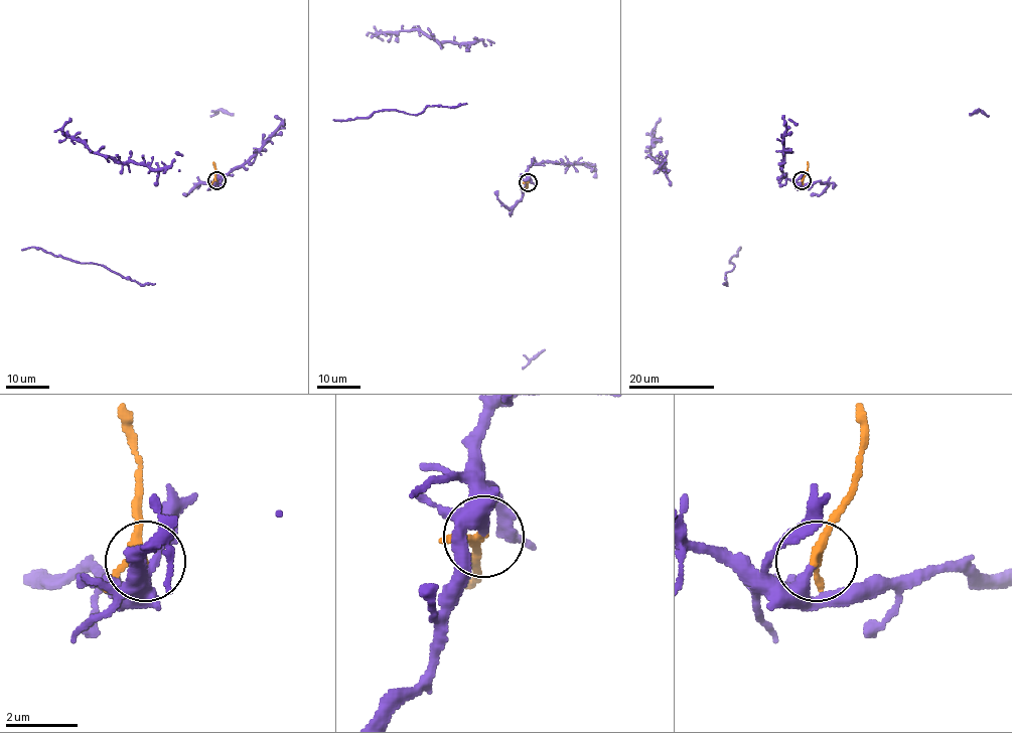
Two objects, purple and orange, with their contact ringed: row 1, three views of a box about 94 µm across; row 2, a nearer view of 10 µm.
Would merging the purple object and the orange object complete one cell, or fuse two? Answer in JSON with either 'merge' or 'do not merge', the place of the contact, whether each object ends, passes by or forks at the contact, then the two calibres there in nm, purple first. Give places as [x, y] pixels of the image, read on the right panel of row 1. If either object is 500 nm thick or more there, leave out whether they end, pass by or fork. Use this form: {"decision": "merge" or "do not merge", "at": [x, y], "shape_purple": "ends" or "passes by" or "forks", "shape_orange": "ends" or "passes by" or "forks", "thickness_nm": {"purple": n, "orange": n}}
{"decision": "do not merge", "at": [802, 180], "shape_purple": "ends", "shape_orange": "passes by", "thickness_nm": {"purple": 360, "orange": 200}}

